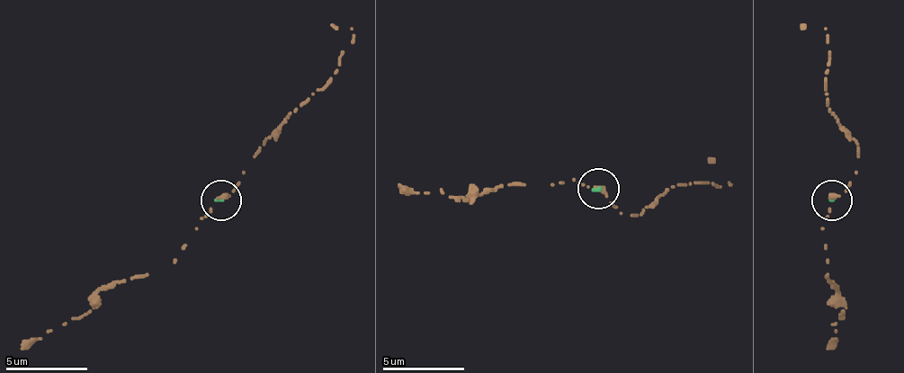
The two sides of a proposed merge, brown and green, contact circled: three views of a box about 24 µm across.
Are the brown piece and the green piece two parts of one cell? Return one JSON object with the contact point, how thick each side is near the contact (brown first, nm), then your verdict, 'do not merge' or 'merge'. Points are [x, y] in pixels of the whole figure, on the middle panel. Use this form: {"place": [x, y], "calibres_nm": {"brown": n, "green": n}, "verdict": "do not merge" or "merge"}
{"place": [598, 189], "calibres_nm": {"brown": 300, "green": 170}, "verdict": "merge"}

